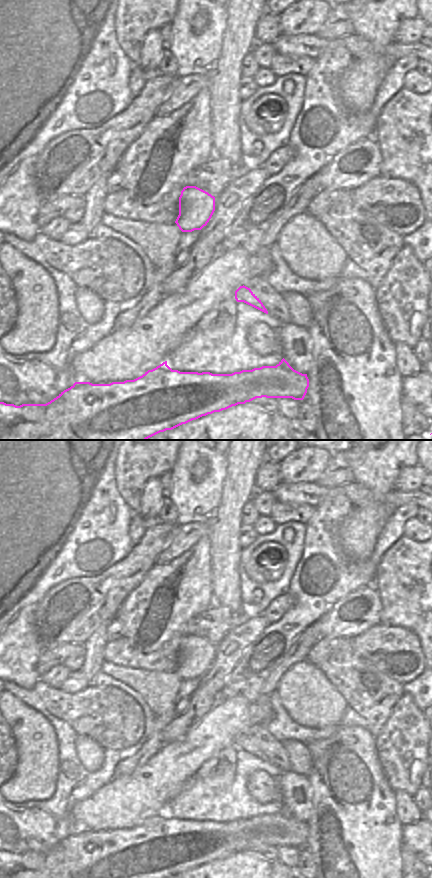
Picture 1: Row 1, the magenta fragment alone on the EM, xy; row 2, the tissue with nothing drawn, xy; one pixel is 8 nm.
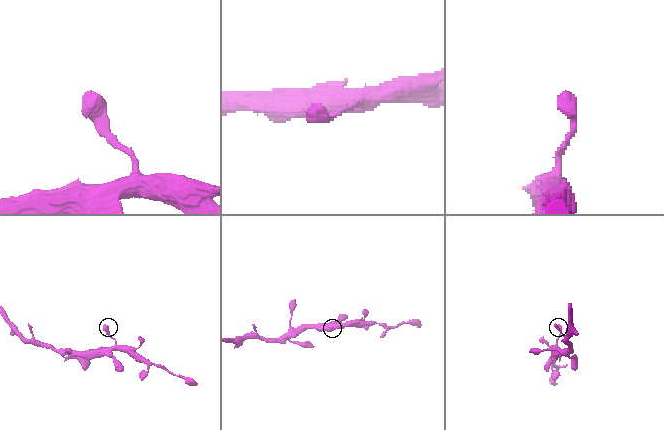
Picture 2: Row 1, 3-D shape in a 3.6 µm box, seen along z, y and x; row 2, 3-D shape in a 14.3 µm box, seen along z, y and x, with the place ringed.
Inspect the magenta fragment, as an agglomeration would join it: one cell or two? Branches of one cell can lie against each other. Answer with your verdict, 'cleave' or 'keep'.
keep

